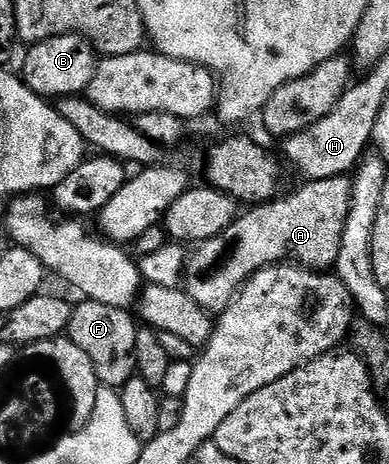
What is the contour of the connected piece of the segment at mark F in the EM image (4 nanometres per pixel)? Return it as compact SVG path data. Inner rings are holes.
M80 299L78 303L72 307L66 335L73 342L77 342L77 346L81 346L85 354L89 354L93 361L93 370L97 370L97 378L102 387L116 390L123 388L137 376L135 351L139 328L135 324L136 317L131 317L132 313L126 308L105 306L105 302Z

